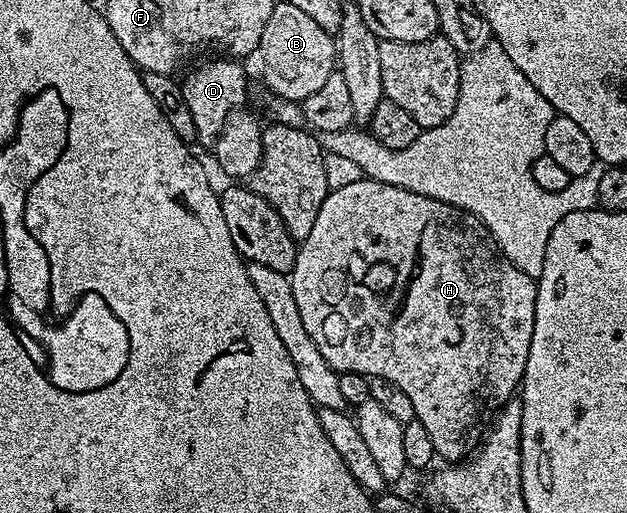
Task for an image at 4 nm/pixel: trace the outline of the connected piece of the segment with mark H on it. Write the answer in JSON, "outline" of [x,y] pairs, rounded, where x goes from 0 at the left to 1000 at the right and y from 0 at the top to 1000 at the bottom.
{"outline":[[[579,349],[552,365],[539,365],[523,374],[514,396],[514,411],[507,411],[507,427],[501,427],[494,458],[477,472],[463,538],[482,630],[494,661],[501,661],[501,676],[514,684],[514,700],[520,700],[520,708],[526,708],[526,715],[539,729],[569,727],[585,737],[622,739],[622,747],[628,747],[628,754],[635,754],[654,778],[662,821],[679,832],[686,864],[692,864],[692,879],[703,901],[732,903],[742,897],[769,858],[766,819],[772,813],[772,797],[778,809],[789,807],[797,791],[818,780],[829,756],[839,723],[839,700],[845,692],[845,661],[852,661],[856,542],[826,528],[820,513],[794,491],[772,437],[754,415],[726,407],[699,388],[686,388],[641,365],[628,365],[622,357]]]}

